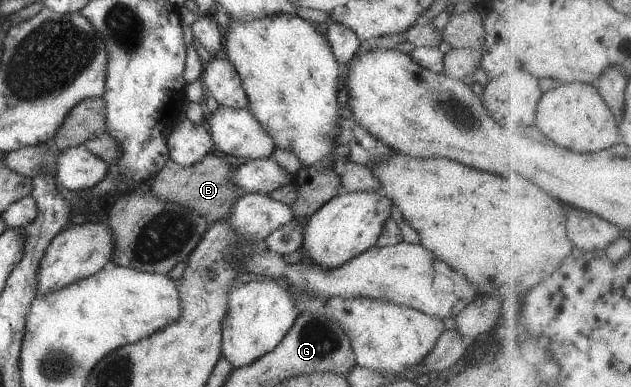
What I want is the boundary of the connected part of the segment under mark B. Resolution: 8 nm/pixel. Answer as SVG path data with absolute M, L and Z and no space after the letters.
M209 153L199 163L189 166L179 165L169 159L163 169L156 173L157 175L151 183L150 193L165 203L185 205L185 207L193 209L195 213L203 215L210 224L213 224L226 220L231 213L233 203L245 194L245 191L241 191L233 183L233 171L235 171L235 167L216 153Z

